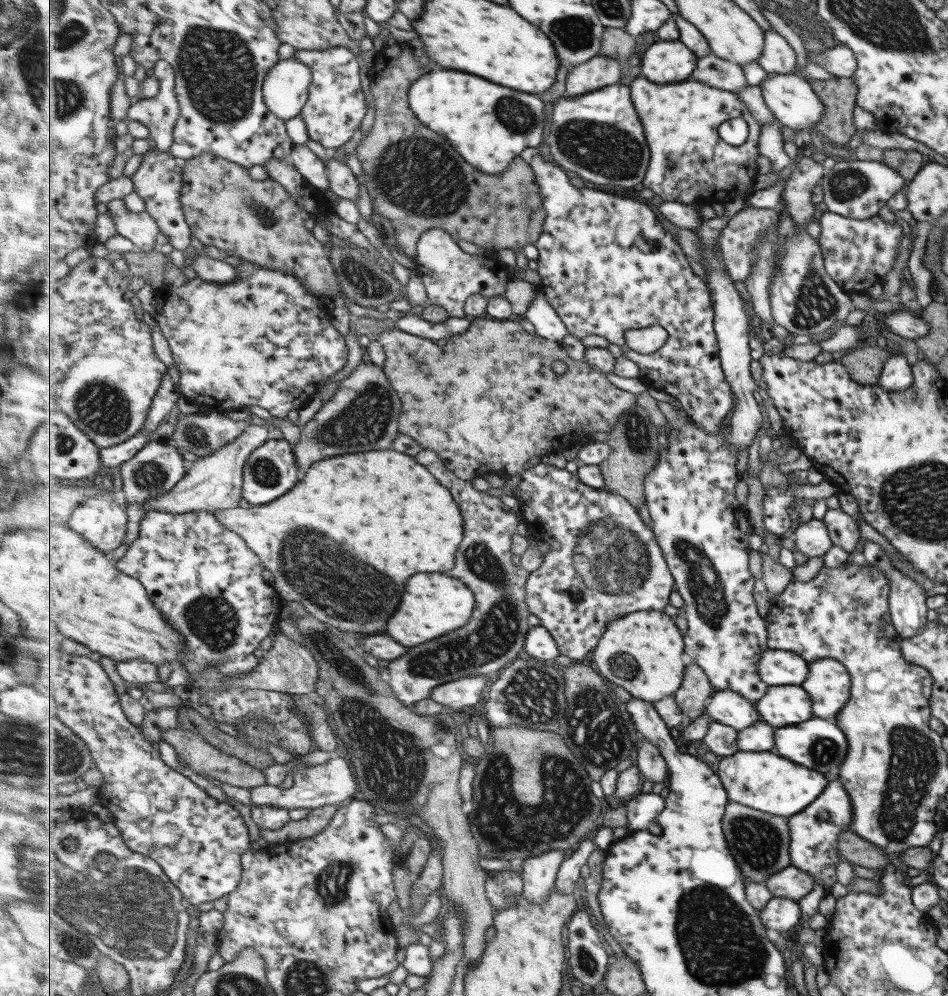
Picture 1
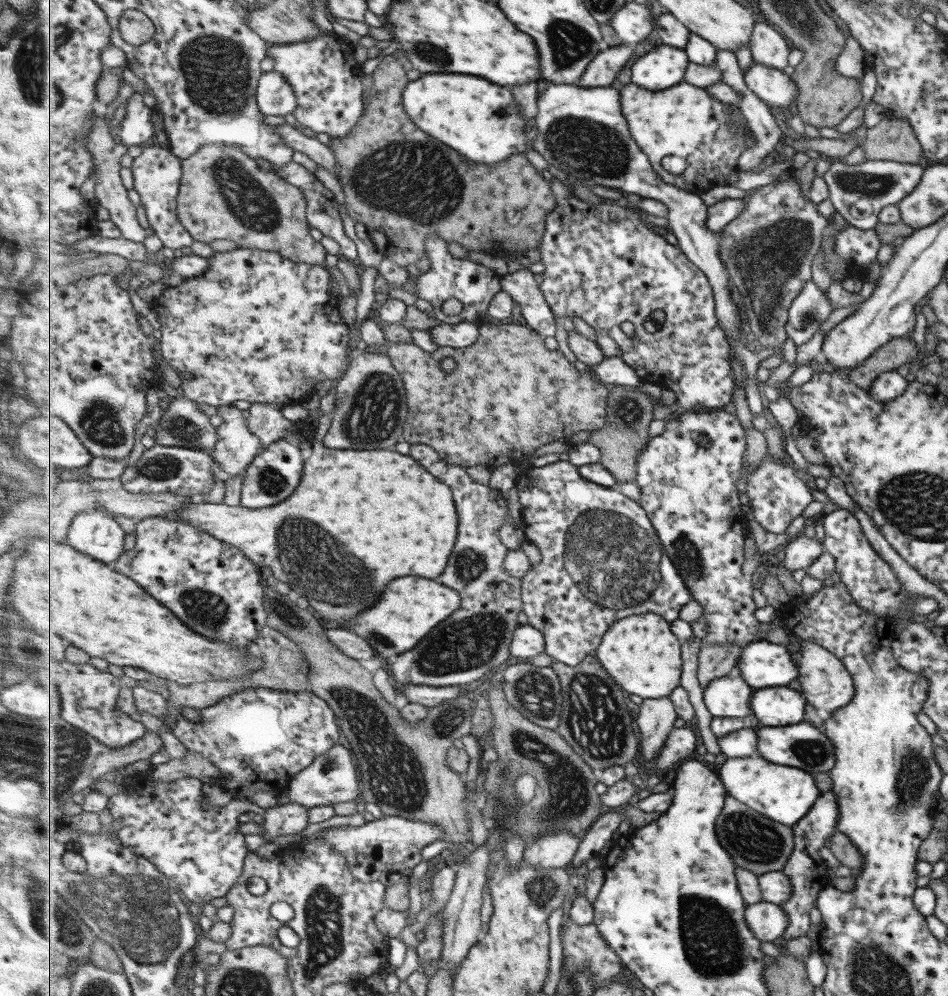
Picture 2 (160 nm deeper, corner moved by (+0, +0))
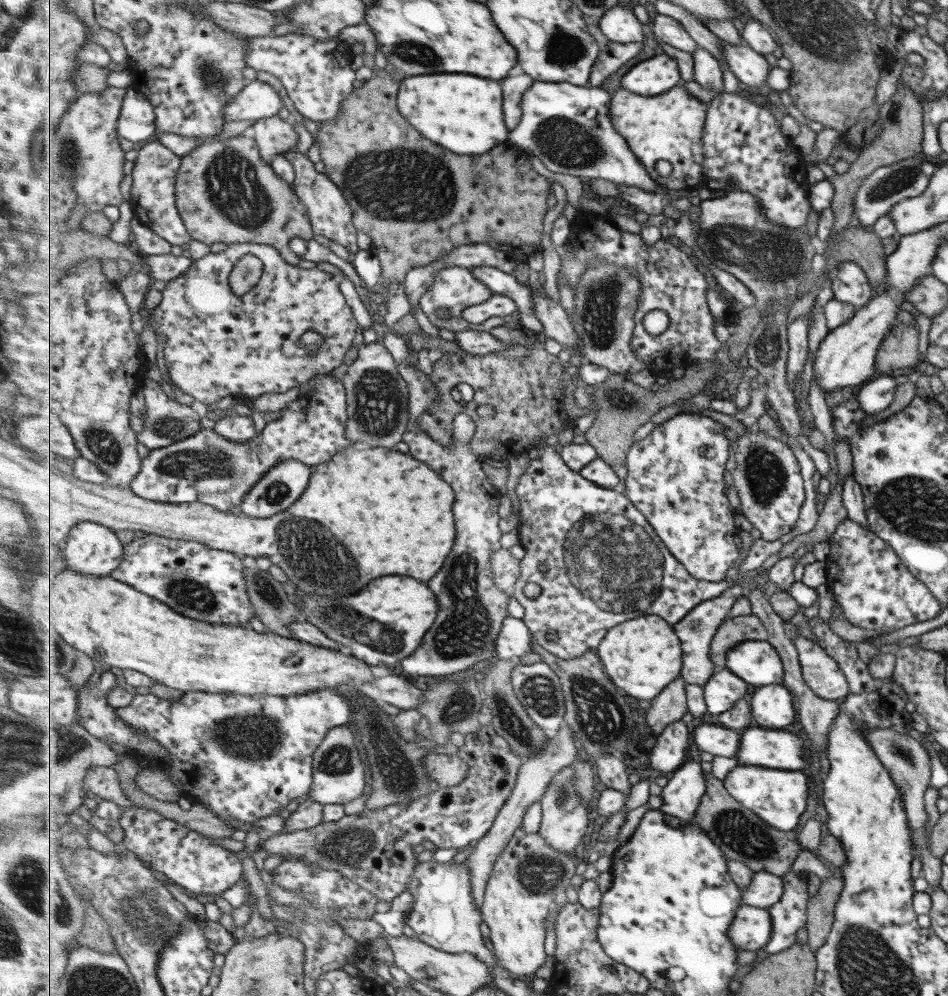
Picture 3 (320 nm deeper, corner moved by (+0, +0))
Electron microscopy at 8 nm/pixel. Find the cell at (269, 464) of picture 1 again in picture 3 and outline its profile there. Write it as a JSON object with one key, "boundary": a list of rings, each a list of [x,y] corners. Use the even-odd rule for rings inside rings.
{"boundary":[[[284,460],[255,485],[240,505],[253,518],[271,518],[291,508],[309,486],[313,468],[298,460]]]}

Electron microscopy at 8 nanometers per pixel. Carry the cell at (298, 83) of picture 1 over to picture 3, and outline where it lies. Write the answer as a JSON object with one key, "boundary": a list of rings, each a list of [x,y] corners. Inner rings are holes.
{"boundary":[[[254,79],[231,101],[225,109],[227,122],[235,120],[258,121],[279,114],[283,100],[277,90],[265,81]]]}

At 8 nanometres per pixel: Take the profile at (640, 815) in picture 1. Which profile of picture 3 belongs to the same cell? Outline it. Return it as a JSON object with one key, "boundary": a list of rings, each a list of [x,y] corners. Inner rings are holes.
{"boundary":[[[688,758],[662,787],[658,812],[675,817],[681,823],[691,823],[707,790],[706,777],[701,762]]]}

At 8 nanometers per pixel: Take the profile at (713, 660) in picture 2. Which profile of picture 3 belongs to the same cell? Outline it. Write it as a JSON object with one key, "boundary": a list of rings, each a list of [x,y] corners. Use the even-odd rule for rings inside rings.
{"boundary":[[[755,613],[727,619],[719,627],[712,644],[712,659],[718,666],[717,671],[727,668],[728,652],[740,642],[768,640],[769,631]]]}

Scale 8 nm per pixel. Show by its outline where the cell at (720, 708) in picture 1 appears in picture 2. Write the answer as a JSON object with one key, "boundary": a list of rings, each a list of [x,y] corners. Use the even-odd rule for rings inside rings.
{"boundary":[[[733,674],[715,679],[704,690],[704,704],[717,718],[743,718],[754,723],[752,695],[755,690],[743,678]]]}

